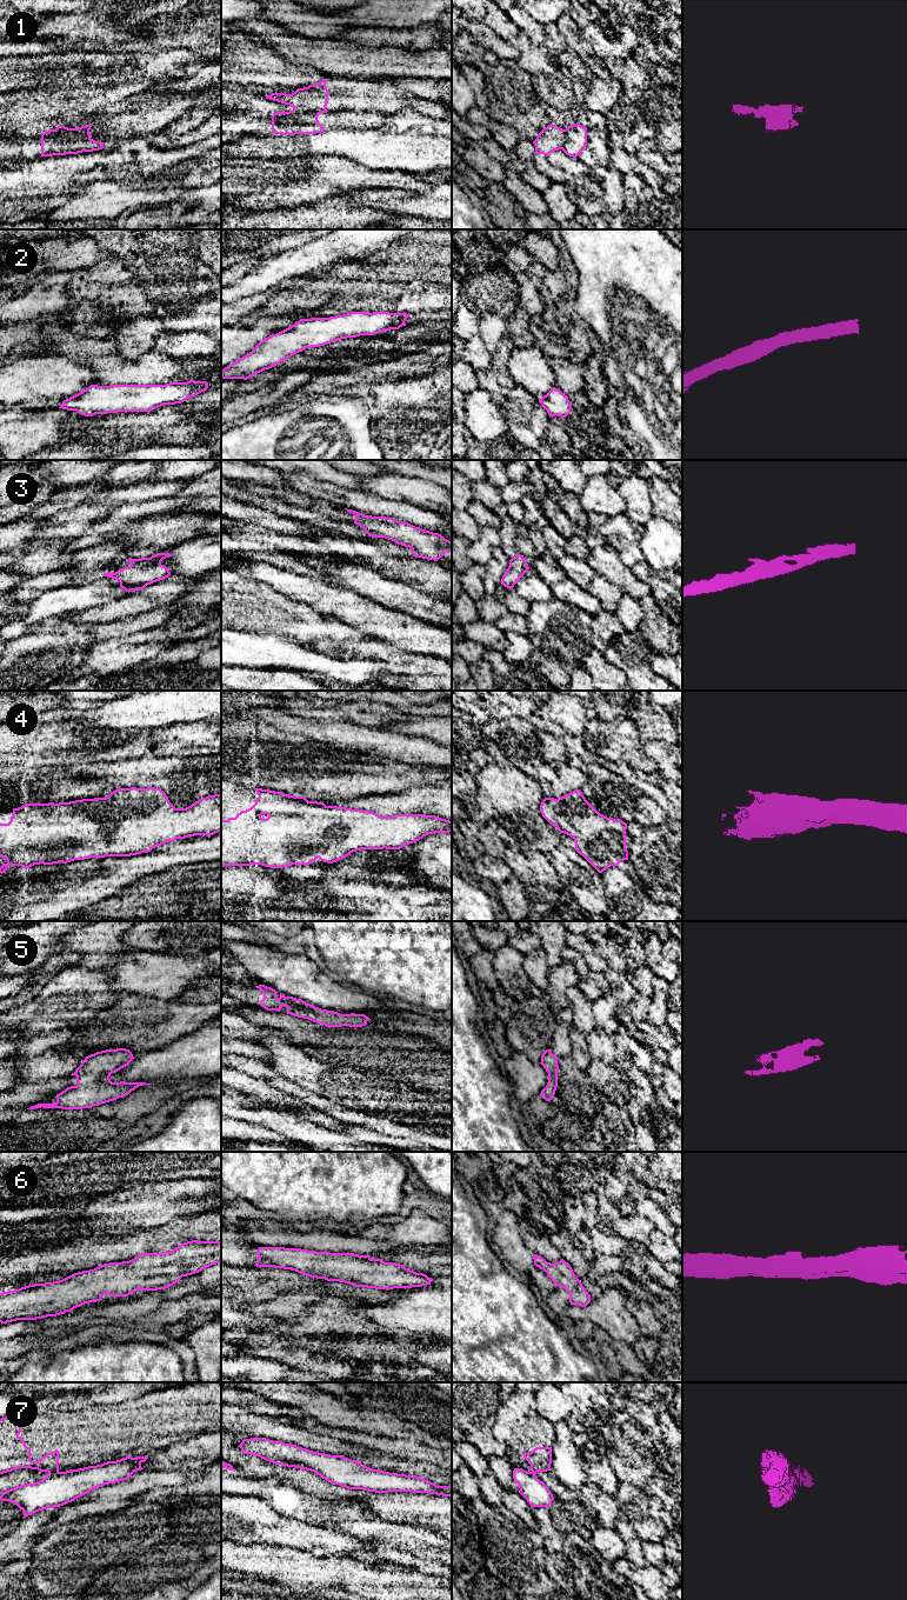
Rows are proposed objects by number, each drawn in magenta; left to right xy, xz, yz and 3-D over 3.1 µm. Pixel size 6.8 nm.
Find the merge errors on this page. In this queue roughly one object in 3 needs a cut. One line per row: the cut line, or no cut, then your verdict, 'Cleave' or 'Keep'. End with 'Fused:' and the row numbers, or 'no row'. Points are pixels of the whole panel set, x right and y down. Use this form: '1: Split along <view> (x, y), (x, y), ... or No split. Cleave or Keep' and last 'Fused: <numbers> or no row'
1: Split along xz (293, 110), (319, 113). Cleave
2: No split. Keep
3: No split. Keep
4: No split. Keep
5: No split. Keep
6: No split. Keep
7: Split along xy (48, 1471), (59, 1472). Cleave
Fused: 1, 7

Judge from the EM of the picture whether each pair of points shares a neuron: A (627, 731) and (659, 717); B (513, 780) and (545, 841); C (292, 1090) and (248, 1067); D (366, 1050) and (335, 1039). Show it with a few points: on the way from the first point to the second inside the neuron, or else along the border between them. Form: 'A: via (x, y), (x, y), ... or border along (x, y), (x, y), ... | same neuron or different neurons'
A: border along (611, 720), (631, 719), (641, 741) | different neurons
B: via (515, 795), (528, 814), (528, 820), (535, 827) | same neuron
C: via (281, 1084), (259, 1068) | same neuron
D: via (359, 1047), (342, 1044) | same neuron

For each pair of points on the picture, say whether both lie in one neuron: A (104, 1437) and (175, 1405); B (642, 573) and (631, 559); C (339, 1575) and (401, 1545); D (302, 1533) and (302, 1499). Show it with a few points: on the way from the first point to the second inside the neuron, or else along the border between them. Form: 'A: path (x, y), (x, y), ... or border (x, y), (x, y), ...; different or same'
A: path (121, 1430), (139, 1427), (158, 1415); same
B: border (642, 559), (632, 568); different
C: border (379, 1559), (406, 1566); different
D: border (278, 1513), (298, 1520); different

